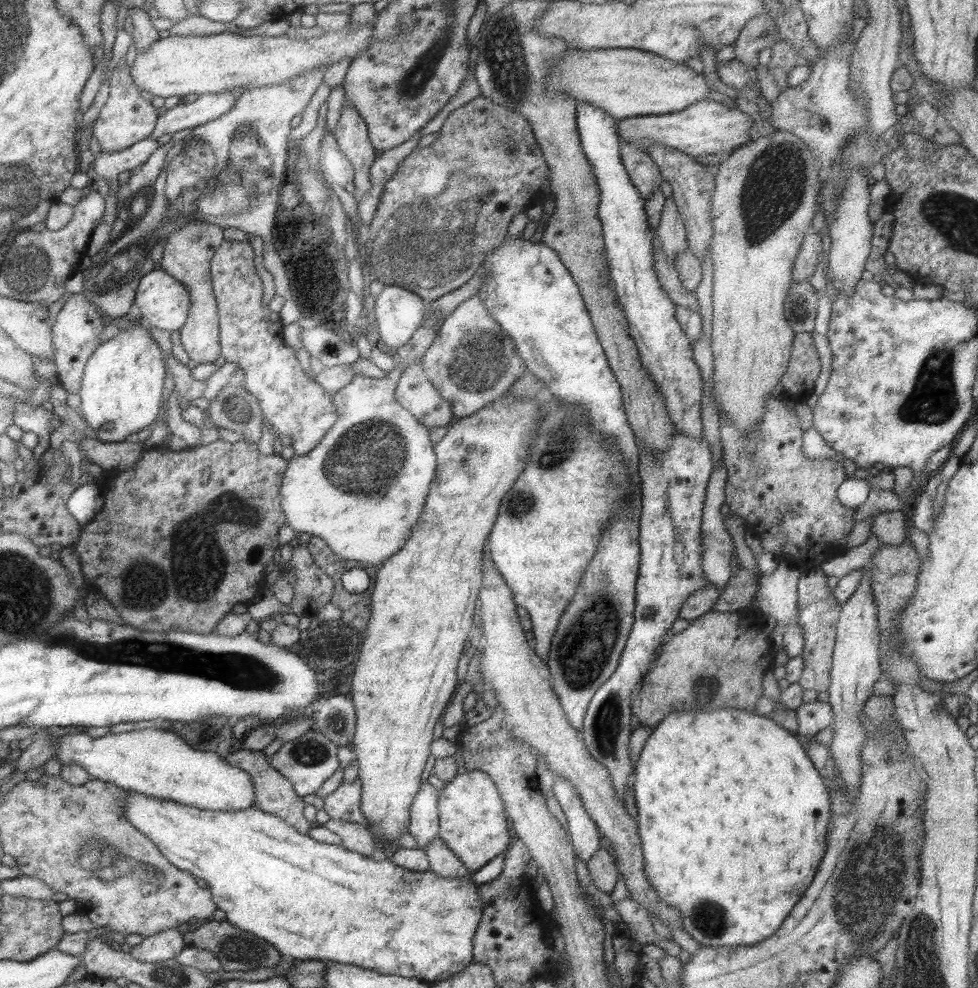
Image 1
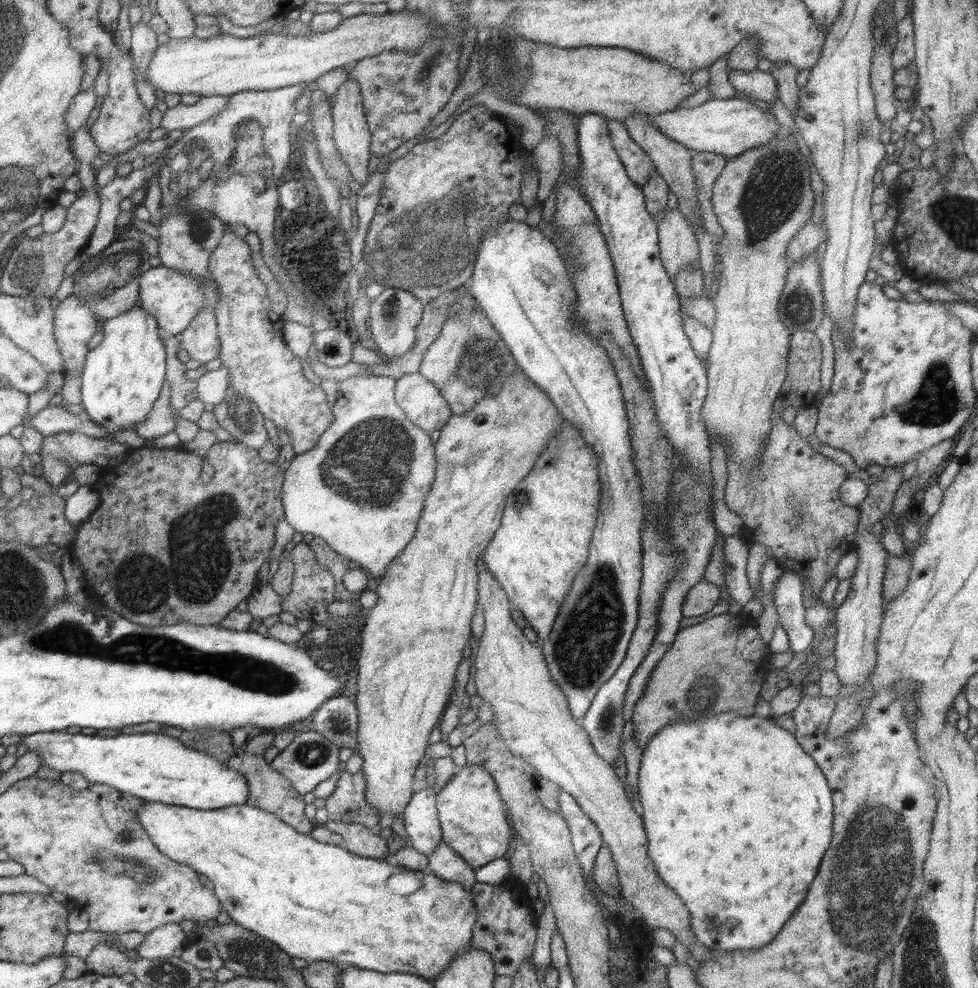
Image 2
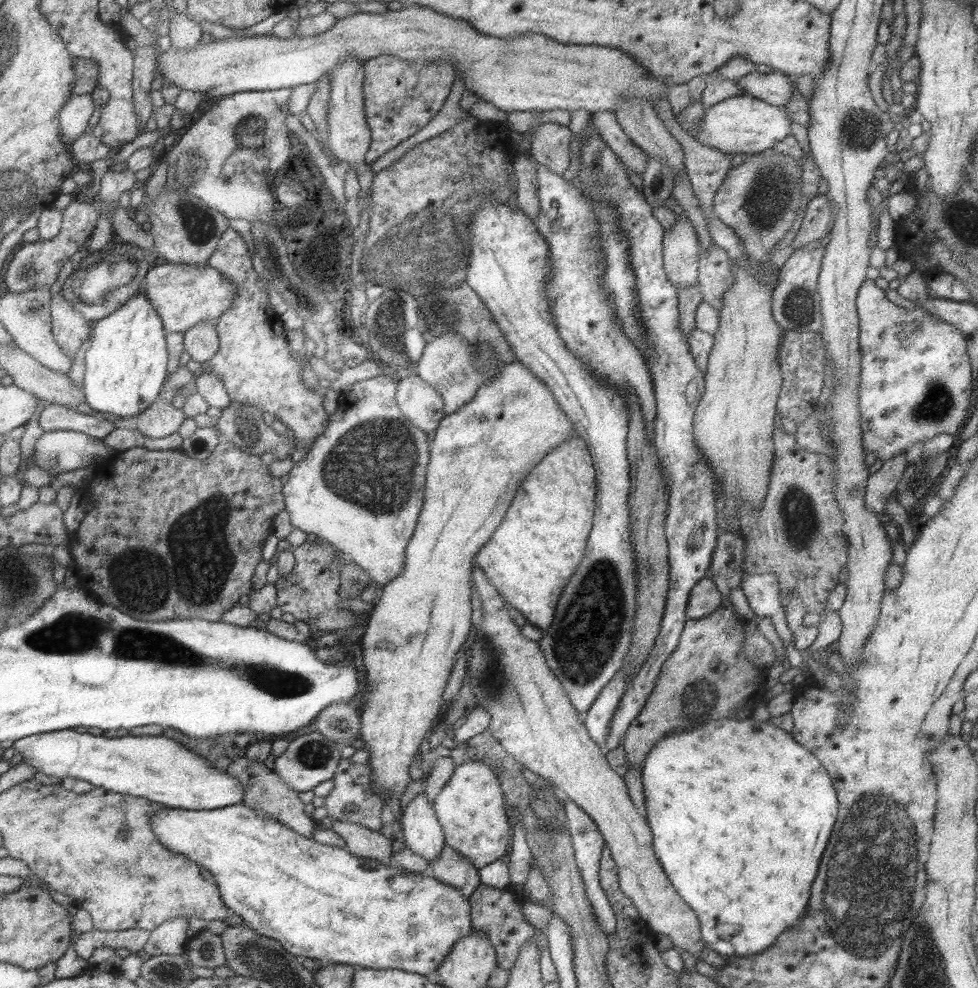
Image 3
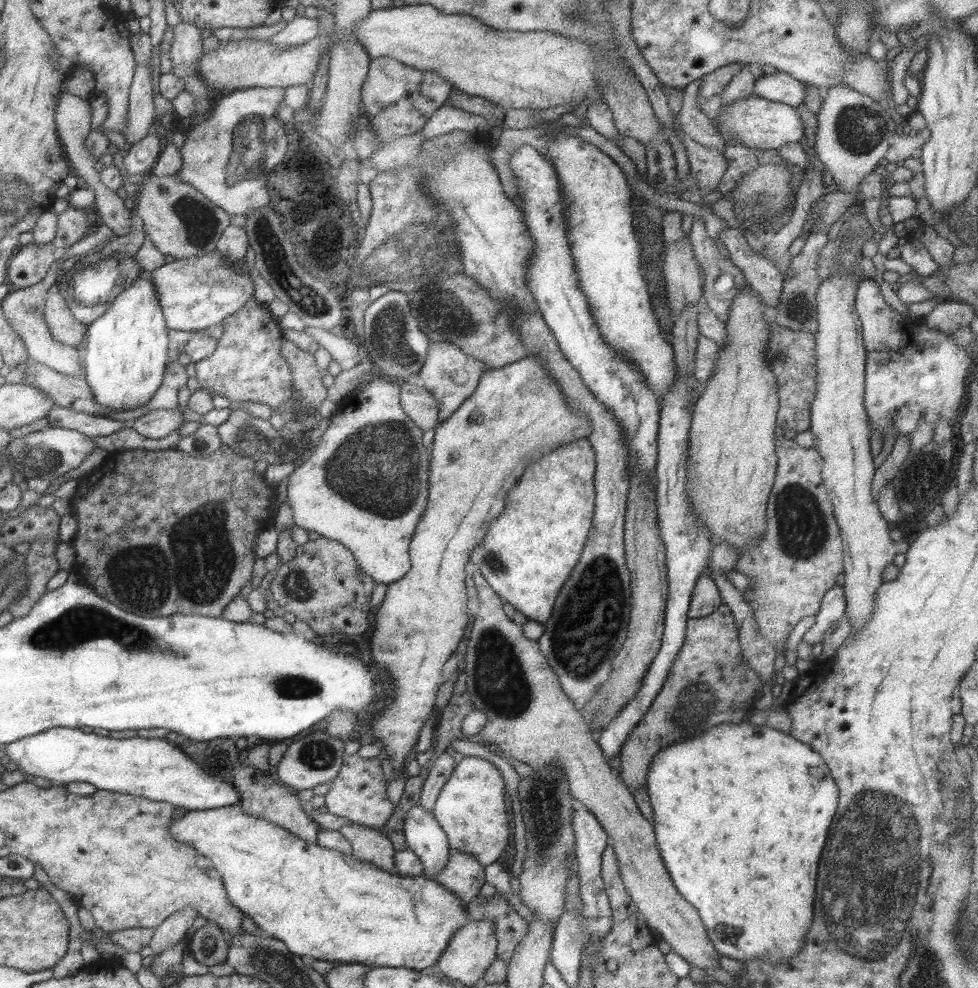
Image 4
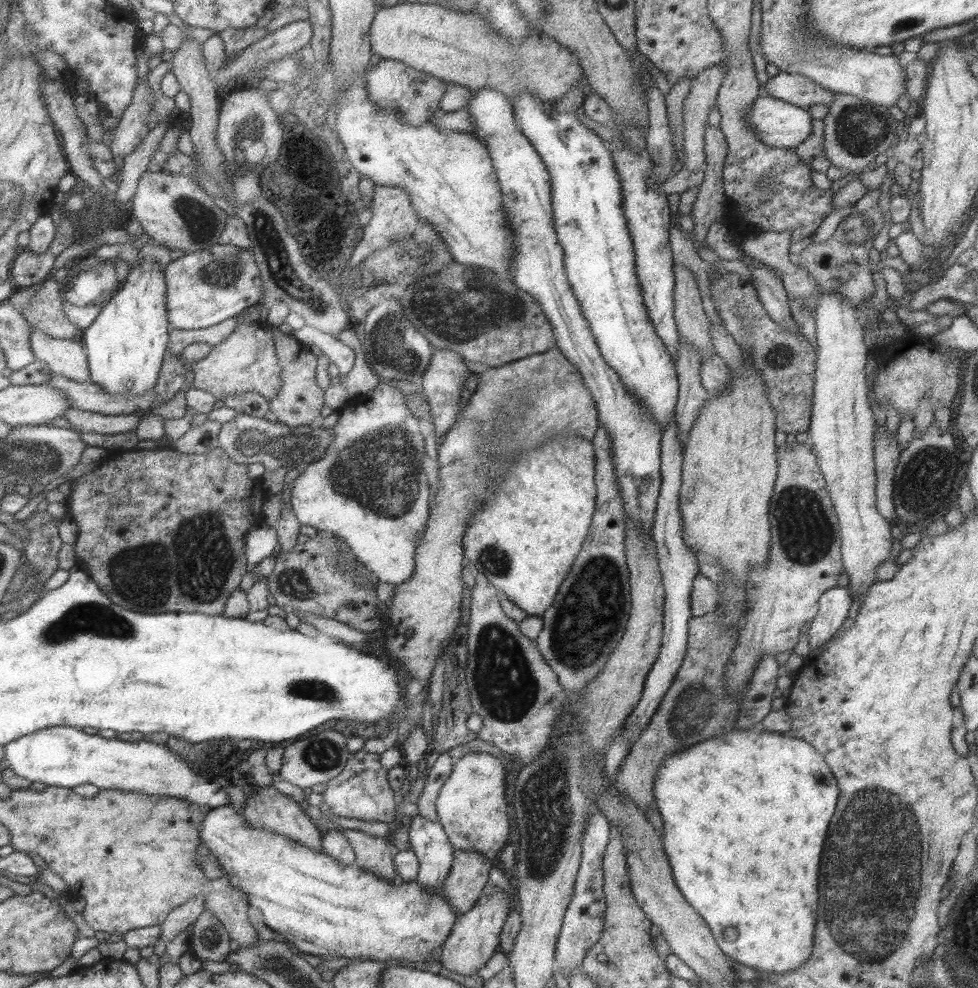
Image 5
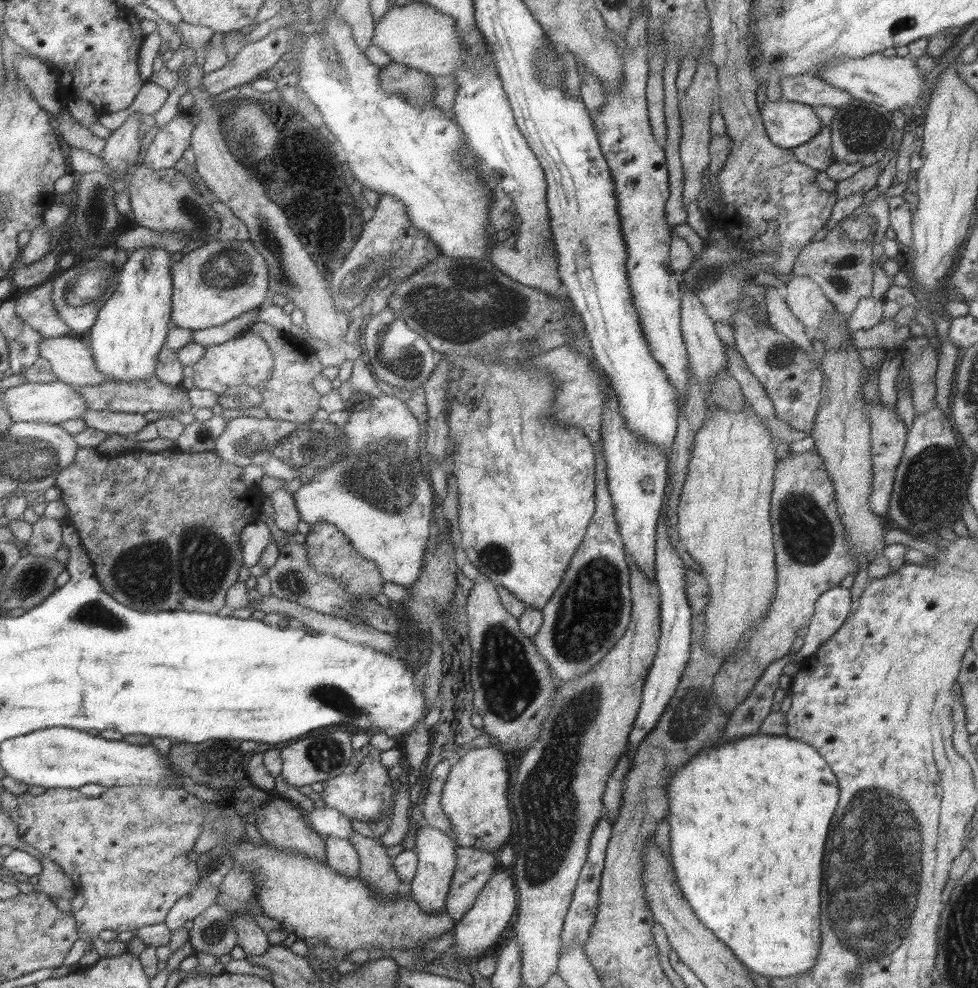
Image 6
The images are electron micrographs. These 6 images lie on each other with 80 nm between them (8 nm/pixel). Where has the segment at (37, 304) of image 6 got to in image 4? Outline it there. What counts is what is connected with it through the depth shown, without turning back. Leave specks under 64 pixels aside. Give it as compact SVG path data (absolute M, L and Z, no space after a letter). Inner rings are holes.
M55 284L49 289L45 320L57 341L69 347L79 348L79 346L85 345L89 326L73 316L73 312L71 312L69 304L65 302L58 285Z

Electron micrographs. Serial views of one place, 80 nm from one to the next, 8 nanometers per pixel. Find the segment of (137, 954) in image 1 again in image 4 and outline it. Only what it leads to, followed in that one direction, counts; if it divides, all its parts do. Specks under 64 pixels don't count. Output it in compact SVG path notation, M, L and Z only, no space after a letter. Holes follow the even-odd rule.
M186 906L165 918L154 928L151 940L149 940L148 947L151 949L152 955L169 950L182 942L182 939L187 937L185 931L197 916L198 914L194 912L193 908Z

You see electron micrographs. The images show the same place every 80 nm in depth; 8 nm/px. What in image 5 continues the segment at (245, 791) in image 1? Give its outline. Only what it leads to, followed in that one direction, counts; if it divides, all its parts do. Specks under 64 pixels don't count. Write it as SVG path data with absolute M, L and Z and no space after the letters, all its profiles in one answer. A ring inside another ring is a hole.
M55 726L17 738L7 744L4 751L5 760L17 778L22 781L28 779L31 783L44 783L48 787L73 789L81 784L89 784L98 790L117 789L186 800L207 809L229 805L230 801L227 792L219 784L197 776L189 764L183 762L167 746L153 744L145 739L125 742L87 734L80 728Z

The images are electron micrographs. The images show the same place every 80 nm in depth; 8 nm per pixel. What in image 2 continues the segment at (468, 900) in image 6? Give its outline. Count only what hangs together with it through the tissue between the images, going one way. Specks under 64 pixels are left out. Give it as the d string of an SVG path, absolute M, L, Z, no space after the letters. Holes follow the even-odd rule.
M443 841L438 842L433 852L426 857L428 860L427 872L433 873L433 876L449 882L457 882L467 891L470 891L475 884L474 869Z

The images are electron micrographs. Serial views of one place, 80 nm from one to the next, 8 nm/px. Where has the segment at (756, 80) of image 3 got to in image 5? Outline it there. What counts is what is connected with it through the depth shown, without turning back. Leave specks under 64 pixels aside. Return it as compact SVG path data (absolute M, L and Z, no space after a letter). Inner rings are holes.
M782 72L769 77L764 90L771 98L803 108L819 103L829 106L835 94L835 91L821 88L809 78Z

